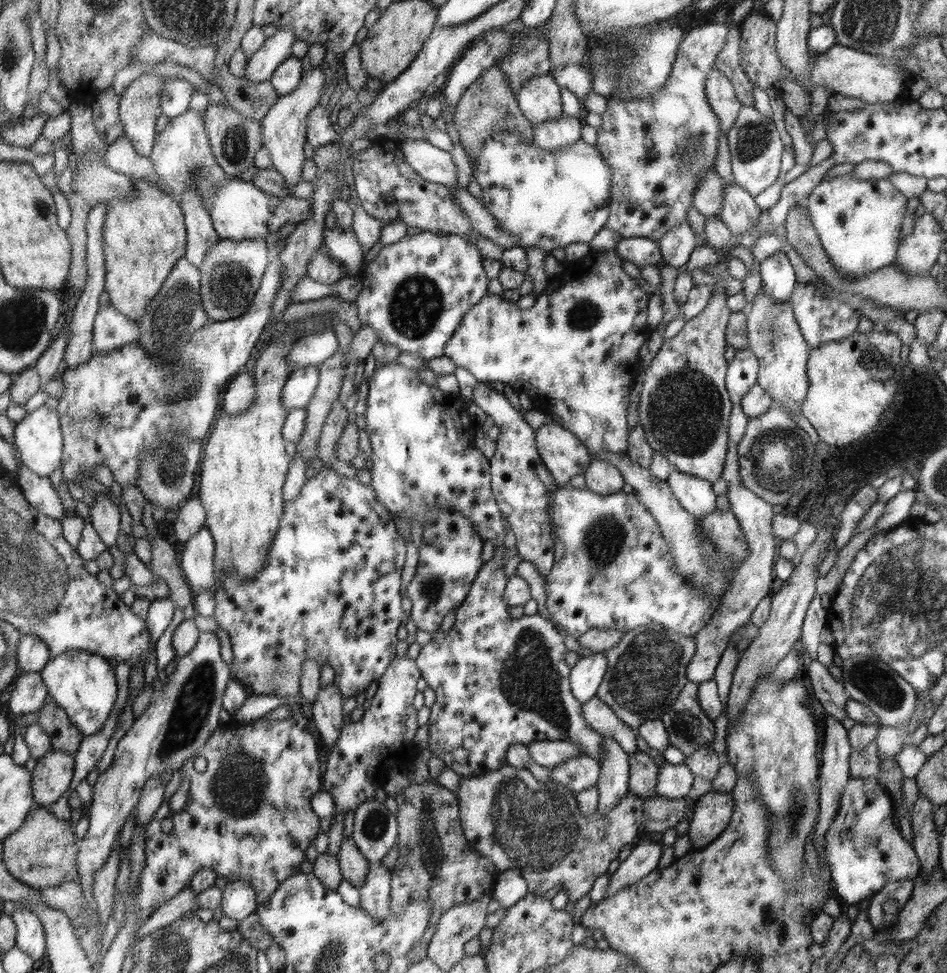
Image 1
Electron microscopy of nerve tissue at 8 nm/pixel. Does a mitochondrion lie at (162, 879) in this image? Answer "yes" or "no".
no

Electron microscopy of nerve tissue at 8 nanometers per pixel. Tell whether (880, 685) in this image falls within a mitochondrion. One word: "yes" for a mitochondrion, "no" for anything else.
yes

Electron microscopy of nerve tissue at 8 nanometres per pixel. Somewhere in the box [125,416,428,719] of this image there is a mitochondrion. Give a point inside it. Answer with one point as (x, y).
(169, 474)

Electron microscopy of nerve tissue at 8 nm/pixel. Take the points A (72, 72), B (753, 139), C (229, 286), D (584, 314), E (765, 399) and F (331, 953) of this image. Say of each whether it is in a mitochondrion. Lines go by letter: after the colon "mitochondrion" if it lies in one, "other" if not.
A: other
B: mitochondrion
C: mitochondrion
D: mitochondrion
E: other
F: mitochondrion

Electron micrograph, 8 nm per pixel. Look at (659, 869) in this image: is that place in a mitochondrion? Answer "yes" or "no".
no

